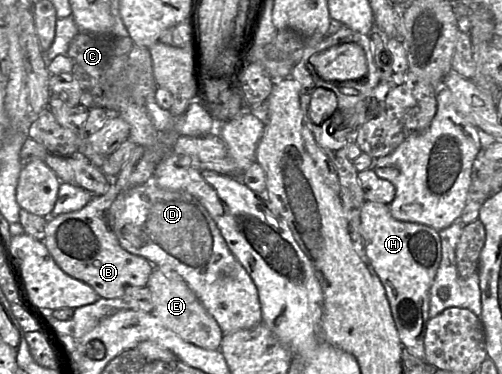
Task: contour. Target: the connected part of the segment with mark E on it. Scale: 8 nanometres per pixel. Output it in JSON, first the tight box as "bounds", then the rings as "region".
{"bounds":[147,267,224,350],"region":[[[154,267],[147,286],[152,300],[153,312],[161,323],[184,341],[206,350],[219,350],[224,333],[217,321],[205,309],[184,279],[175,271],[162,272]]]}

